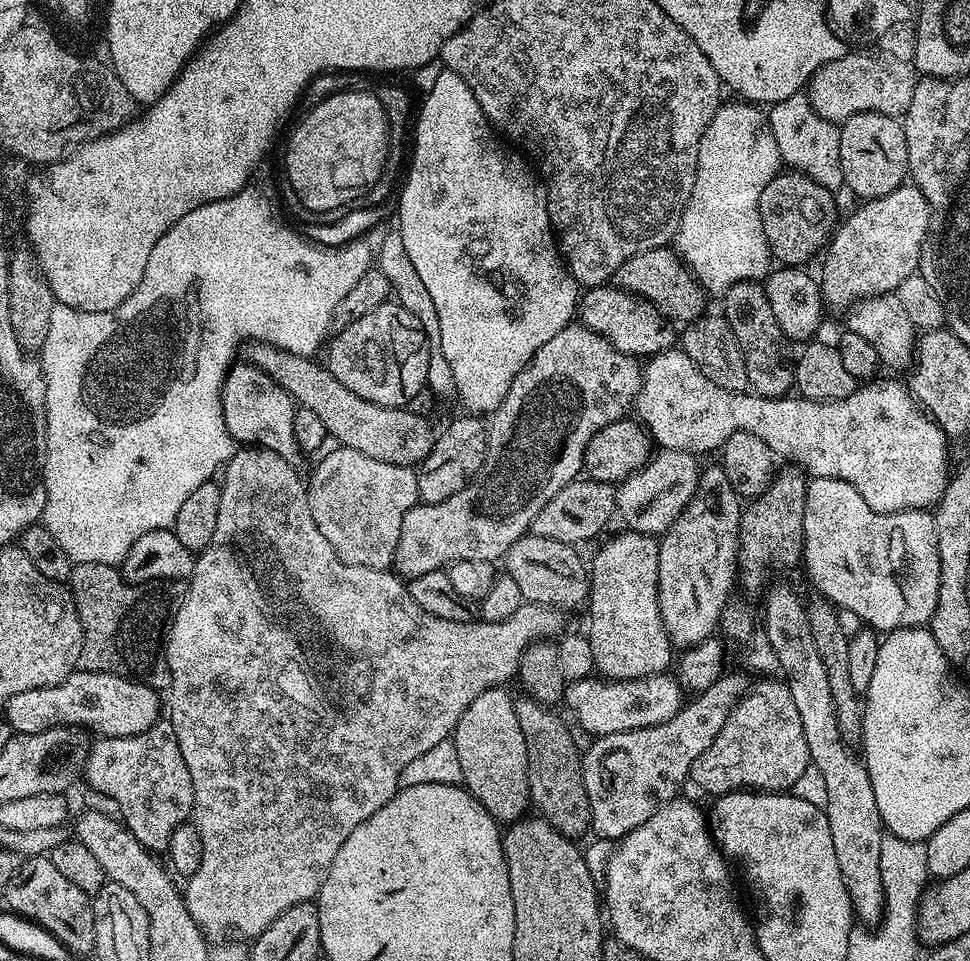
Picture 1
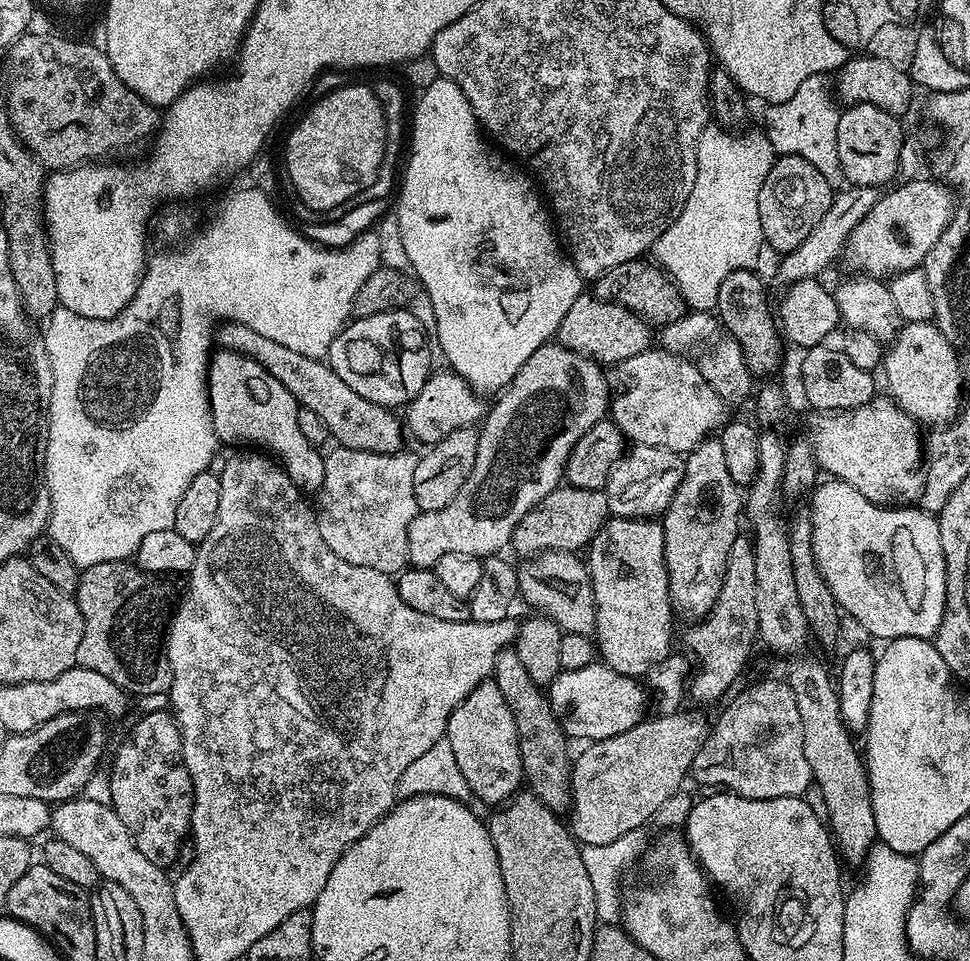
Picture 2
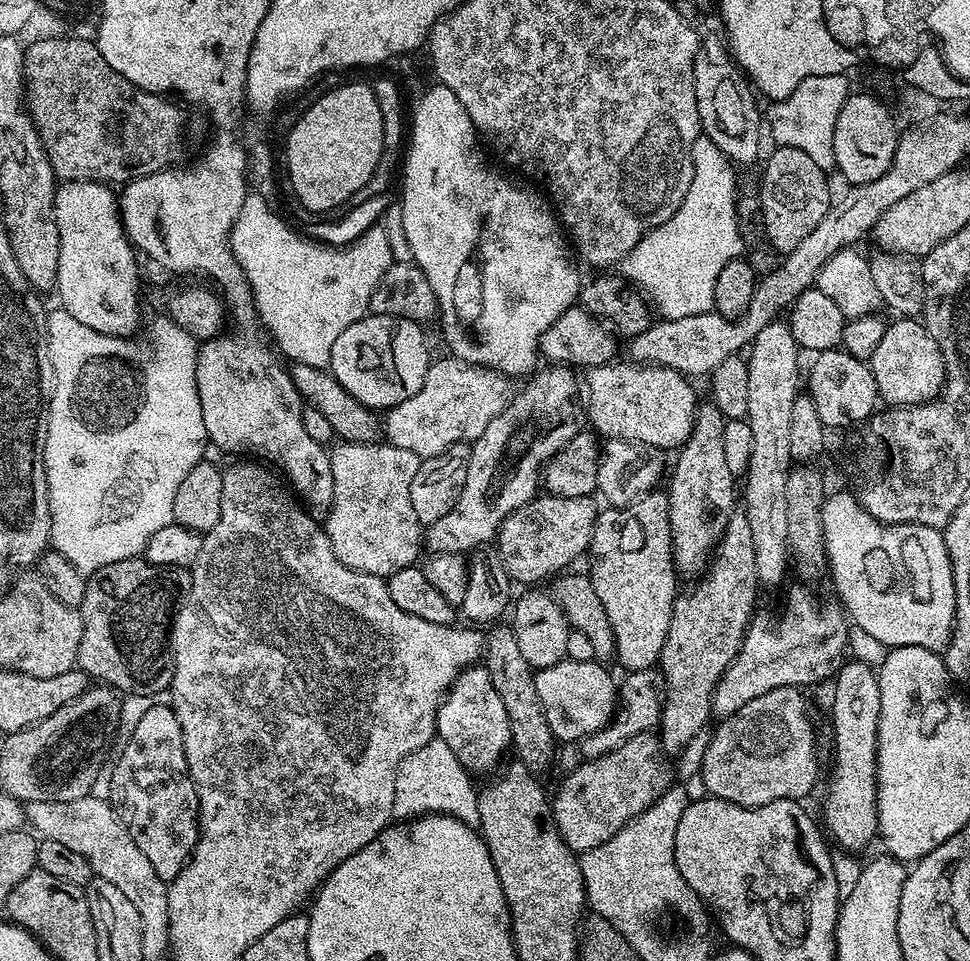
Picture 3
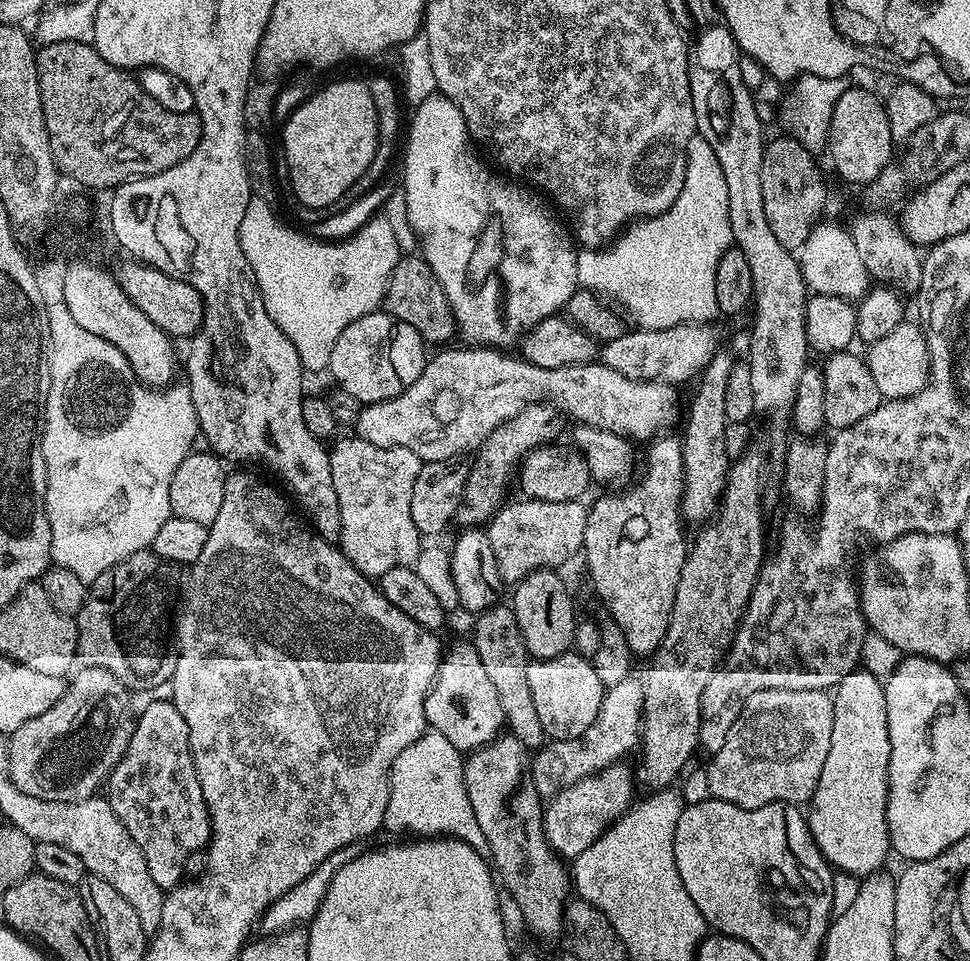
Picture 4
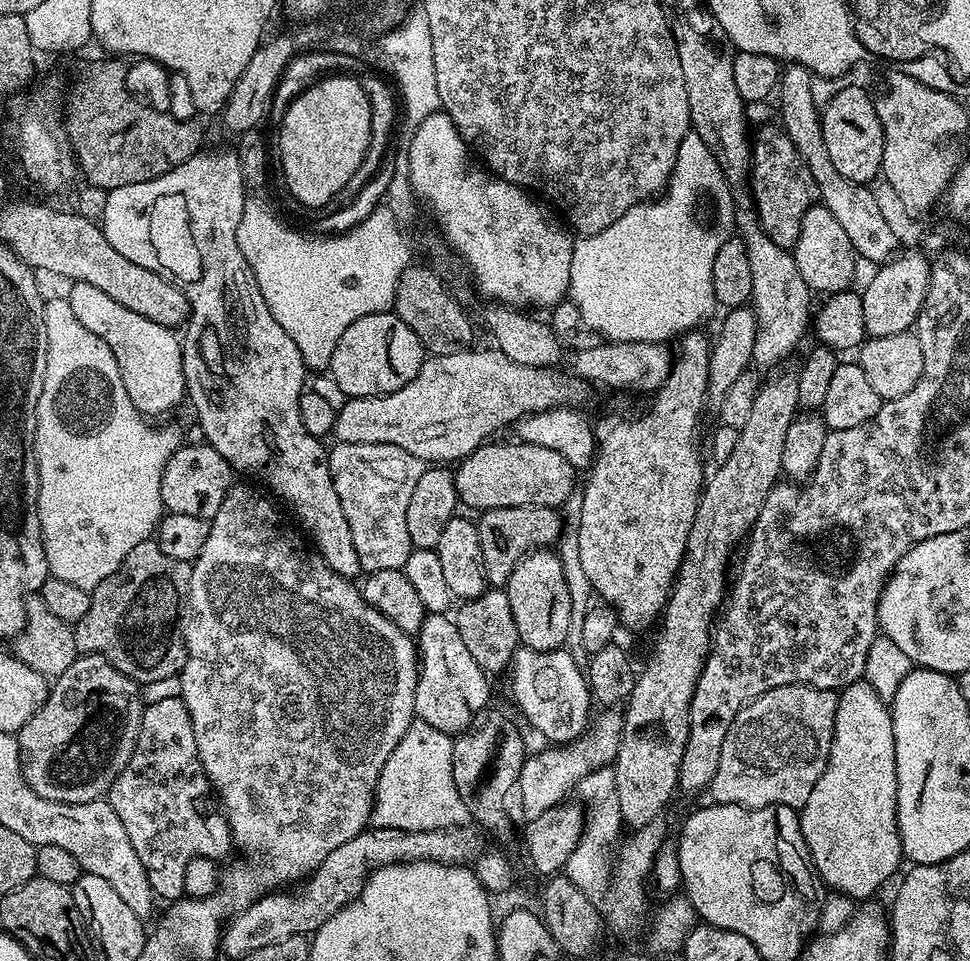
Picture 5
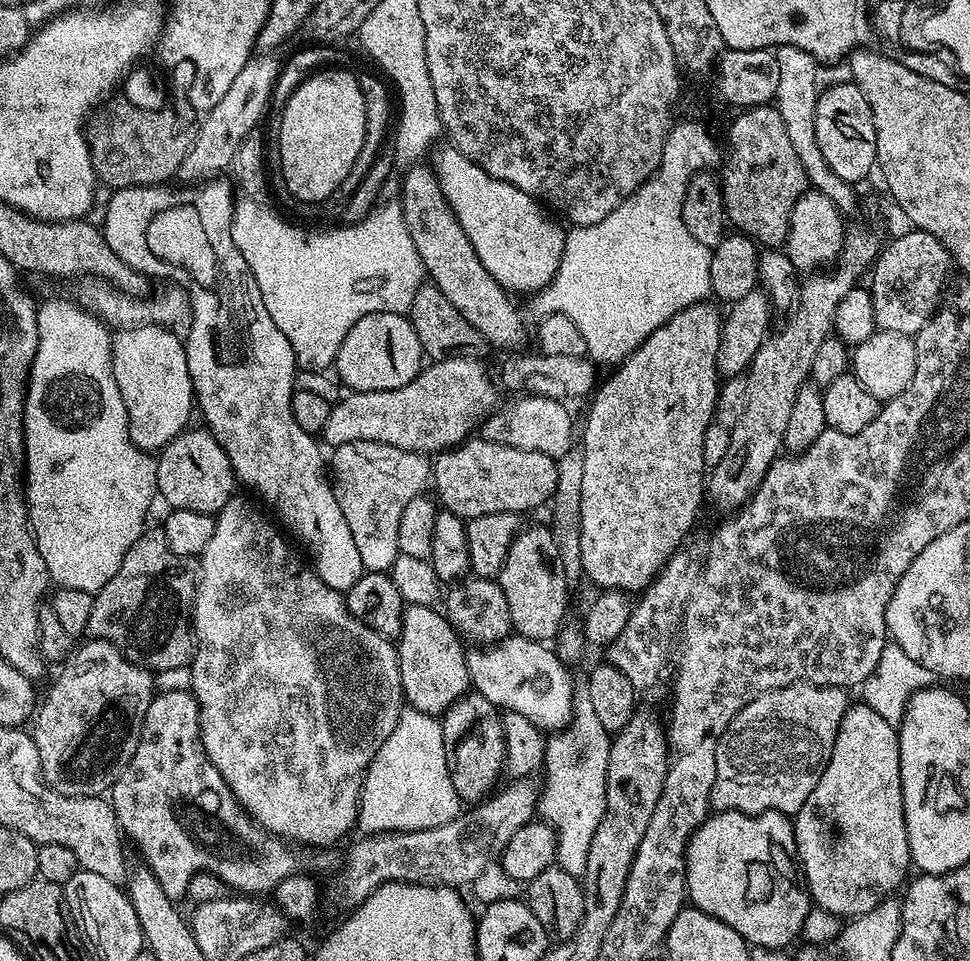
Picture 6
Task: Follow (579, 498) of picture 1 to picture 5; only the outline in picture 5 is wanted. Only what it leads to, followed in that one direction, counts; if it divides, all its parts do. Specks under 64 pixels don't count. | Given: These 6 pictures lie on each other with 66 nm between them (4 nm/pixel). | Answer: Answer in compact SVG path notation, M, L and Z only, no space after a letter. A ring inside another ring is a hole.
M514 506L513 508L489 508L481 511L476 525L478 542L482 546L482 562L486 566L489 585L507 585L516 563L529 552L547 549L559 541L564 530L561 513L546 506Z

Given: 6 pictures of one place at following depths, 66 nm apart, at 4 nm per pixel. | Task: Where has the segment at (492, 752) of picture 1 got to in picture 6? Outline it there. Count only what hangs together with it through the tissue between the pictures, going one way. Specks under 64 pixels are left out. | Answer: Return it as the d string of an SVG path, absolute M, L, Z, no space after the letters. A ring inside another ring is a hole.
M409 604L405 607L396 653L400 655L405 701L420 712L440 718L455 700L469 691L470 681L465 641L453 628L447 615L436 610L427 604Z

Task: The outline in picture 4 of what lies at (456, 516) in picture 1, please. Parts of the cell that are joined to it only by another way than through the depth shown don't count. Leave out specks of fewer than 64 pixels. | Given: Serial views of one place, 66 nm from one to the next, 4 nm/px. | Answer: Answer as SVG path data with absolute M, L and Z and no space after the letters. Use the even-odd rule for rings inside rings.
M529 404L525 412L510 418L484 439L484 445L475 453L468 469L468 481L458 513L458 520L464 526L484 526L494 513L505 503L508 483L513 483L514 473L520 467L520 461L542 444L557 439L560 424L552 420L553 409L547 404Z

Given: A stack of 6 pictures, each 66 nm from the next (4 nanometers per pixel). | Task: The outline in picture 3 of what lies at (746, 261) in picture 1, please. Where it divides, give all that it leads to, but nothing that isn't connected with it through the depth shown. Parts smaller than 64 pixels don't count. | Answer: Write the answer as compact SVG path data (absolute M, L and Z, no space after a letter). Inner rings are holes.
M703 134L694 142L694 146L692 147L692 161L694 162L694 178L690 182L690 190L686 190L686 198L682 202L680 209L677 210L669 220L662 222L662 226L658 226L654 230L647 232L638 242L638 246L634 246L634 250L630 250L628 256L624 257L622 261L622 275L625 281L632 283L633 280L633 282L637 284L633 285L643 293L649 305L651 305L655 311L657 308L657 310L660 311L659 315L666 320L690 318L694 314L706 314L707 312L713 311L716 307L716 303L714 302L714 282L718 282L718 273L722 270L722 266L726 266L726 262L739 260L745 255L744 236L740 233L742 221L736 214L736 197L738 195L738 189L736 189L737 169L734 167L732 161L726 158L726 154L724 154L718 146L714 146L714 142Z

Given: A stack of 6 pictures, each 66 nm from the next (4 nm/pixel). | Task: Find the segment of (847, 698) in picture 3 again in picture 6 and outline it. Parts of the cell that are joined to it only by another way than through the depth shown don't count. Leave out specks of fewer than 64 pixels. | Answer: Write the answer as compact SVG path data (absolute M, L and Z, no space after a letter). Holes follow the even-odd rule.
M849 703L846 714L842 714L830 762L822 778L818 778L818 786L810 790L810 798L794 814L794 827L794 856L806 891L817 909L841 918L861 916L889 899L895 893L892 891L905 883L904 875L910 869L912 855L902 802L900 738L897 729L868 704Z

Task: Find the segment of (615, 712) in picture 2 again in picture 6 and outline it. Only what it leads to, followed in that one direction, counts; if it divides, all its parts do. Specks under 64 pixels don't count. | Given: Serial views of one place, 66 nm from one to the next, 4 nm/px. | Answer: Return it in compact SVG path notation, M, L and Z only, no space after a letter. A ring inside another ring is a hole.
M510 634L499 643L467 651L468 677L473 689L499 709L521 714L540 731L561 731L572 720L573 677L555 651L541 641Z

